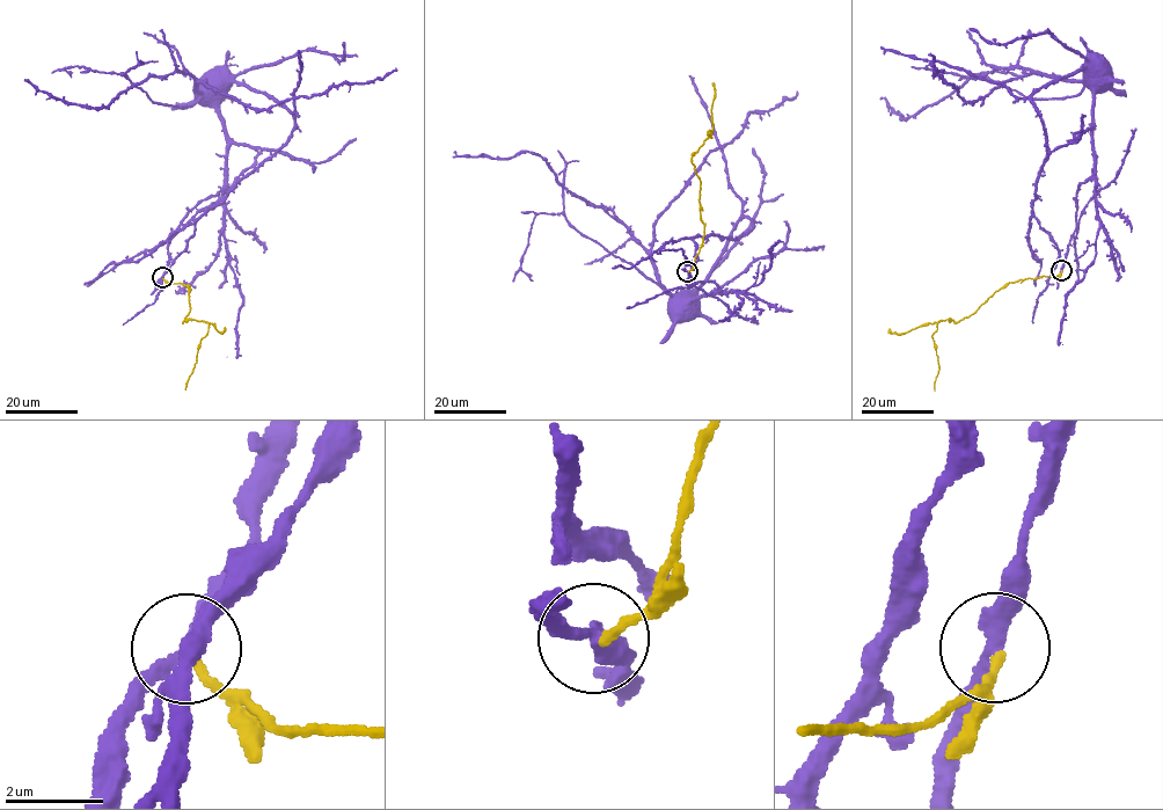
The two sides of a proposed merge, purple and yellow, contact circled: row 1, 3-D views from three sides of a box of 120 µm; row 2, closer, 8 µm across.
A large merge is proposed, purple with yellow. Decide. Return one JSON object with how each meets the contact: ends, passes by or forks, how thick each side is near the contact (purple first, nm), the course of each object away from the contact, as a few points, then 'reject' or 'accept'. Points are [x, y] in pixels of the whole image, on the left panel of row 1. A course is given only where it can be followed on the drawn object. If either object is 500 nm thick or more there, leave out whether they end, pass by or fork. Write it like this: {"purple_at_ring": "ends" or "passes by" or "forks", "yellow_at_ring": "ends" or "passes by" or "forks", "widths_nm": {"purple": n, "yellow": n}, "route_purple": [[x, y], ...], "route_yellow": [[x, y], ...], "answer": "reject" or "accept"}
{"purple_at_ring": "passes by", "yellow_at_ring": "ends", "widths_nm": {"purple": 280, "yellow": 180}, "route_purple": [[162, 277], [182, 218], [224, 185], [226, 88], [272, 97], [292, 134], [196, 221], [154, 301], [123, 325]], "route_yellow": [[162, 277], [169, 283], [190, 285], [190, 308], [182, 322], [192, 319], [209, 323], [199, 341], [185, 389]], "answer": "reject"}

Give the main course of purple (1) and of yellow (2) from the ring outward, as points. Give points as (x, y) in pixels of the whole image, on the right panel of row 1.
1: (1061, 270), (1077, 191), (1094, 170), (1087, 68), (1031, 99), (1047, 148), (1032, 212), (1059, 252), (1033, 322)
2: (1061, 270), (1055, 276), (1007, 283), (971, 314), (957, 322), (941, 320), (931, 337), (940, 367), (935, 391)

